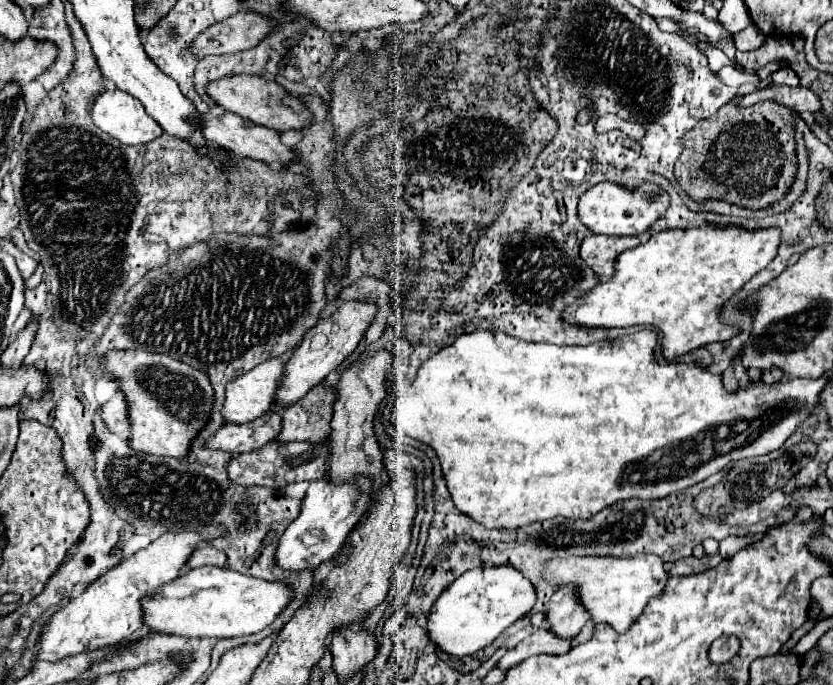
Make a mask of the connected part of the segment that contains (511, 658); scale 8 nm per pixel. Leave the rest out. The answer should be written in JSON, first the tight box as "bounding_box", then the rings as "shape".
{"bounding_box":[497,629,571,669],"shape":[[[541,629],[541,631],[535,631],[533,635],[529,635],[527,639],[523,639],[515,649],[507,651],[499,661],[497,661],[497,667],[499,669],[511,669],[515,667],[517,663],[533,657],[533,655],[561,655],[561,653],[567,653],[571,649],[571,641],[569,639],[561,639],[561,637],[555,637],[551,631],[547,629]]]}

